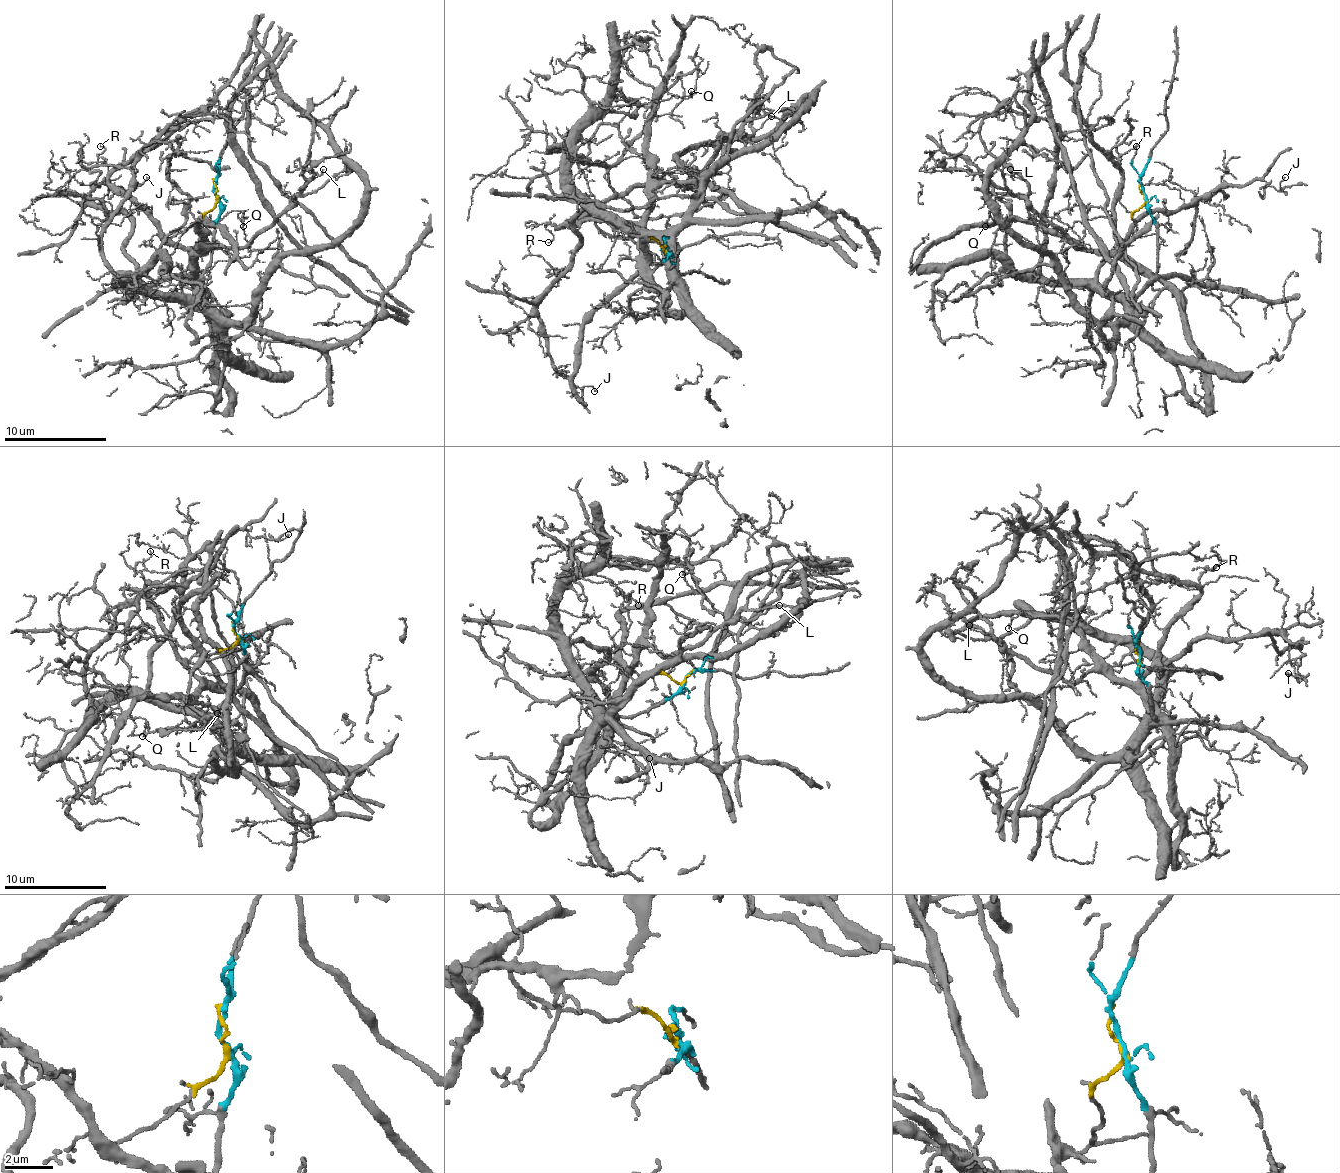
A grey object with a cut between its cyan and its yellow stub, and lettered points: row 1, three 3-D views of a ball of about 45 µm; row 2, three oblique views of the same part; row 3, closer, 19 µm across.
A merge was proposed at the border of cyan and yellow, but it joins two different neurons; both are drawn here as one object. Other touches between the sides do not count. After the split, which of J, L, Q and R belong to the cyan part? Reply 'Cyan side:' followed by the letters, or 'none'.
Cyan side: J

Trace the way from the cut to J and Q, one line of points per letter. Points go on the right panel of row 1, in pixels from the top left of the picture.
J: (1142, 192), (1157, 271), (1114, 297), (1098, 266), (1147, 215), (1260, 179), (1281, 189), (1286, 176)
Q: (1142, 192), (1137, 228), (1114, 251), (1080, 248), (1031, 223), (995, 223), (990, 210), (985, 225)

